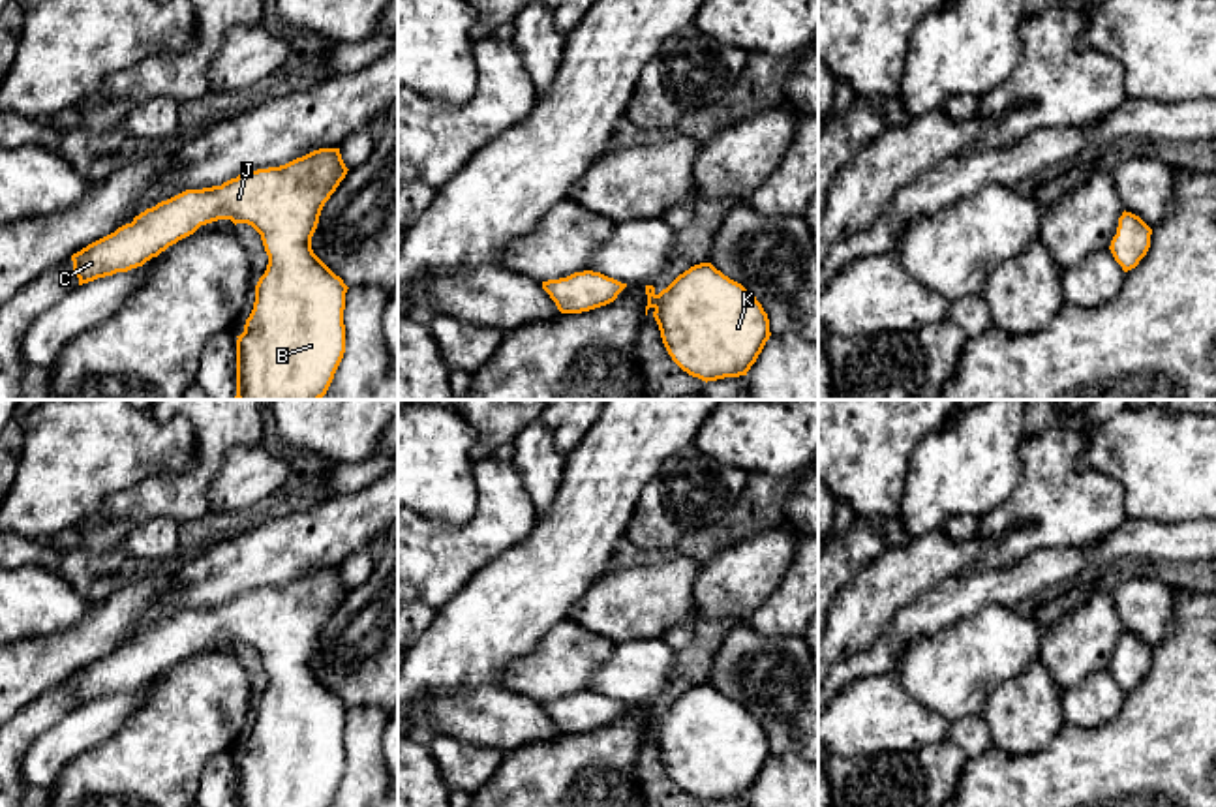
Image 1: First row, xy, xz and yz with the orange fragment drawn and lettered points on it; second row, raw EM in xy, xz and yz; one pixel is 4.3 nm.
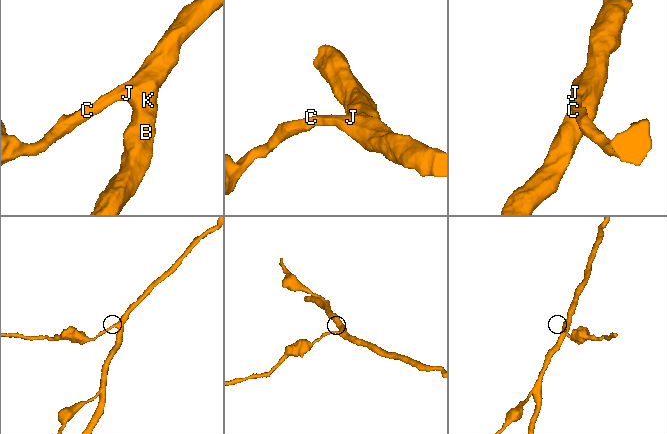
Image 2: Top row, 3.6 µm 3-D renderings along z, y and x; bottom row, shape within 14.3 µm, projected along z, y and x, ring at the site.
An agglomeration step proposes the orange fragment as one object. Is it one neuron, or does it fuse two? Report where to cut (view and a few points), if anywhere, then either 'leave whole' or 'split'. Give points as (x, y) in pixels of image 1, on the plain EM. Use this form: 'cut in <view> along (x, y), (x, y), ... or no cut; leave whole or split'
no cut; leave whole

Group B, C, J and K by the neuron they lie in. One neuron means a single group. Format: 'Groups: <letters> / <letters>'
Groups: B C J K

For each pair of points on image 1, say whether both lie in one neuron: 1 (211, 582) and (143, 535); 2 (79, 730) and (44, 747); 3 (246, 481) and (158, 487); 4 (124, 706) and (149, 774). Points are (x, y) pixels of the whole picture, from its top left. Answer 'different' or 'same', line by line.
1: different
2: same
3: different
4: different

